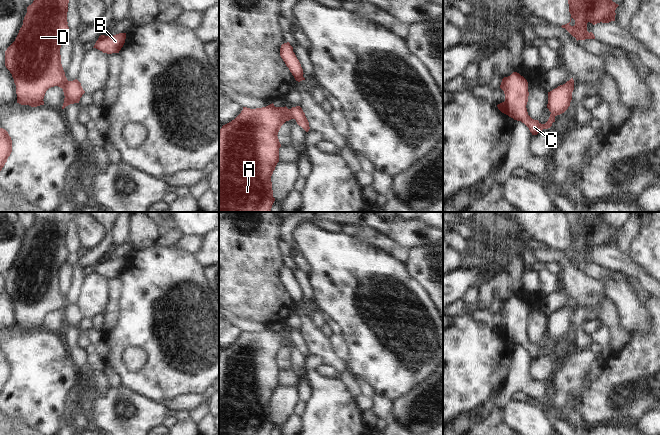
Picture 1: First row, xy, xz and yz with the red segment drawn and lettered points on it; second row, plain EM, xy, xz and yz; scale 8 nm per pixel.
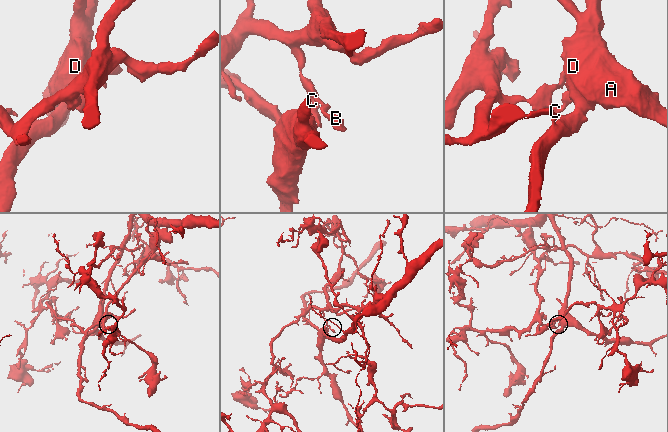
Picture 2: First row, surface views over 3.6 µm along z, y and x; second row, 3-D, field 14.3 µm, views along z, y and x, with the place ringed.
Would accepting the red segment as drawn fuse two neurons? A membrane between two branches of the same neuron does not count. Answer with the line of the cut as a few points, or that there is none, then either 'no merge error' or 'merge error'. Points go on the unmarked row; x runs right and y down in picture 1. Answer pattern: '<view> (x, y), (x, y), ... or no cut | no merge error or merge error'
xz (288, 333), (292, 342) | merge error

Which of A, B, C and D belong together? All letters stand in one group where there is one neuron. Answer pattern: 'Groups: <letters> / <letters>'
Groups: A D / B C

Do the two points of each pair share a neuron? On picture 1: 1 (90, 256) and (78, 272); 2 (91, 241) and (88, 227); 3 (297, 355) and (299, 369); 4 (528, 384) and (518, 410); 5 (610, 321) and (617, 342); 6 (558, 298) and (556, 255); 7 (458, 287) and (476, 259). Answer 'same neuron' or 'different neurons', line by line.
1: different neurons
2: same neuron
3: same neuron
4: different neurons
5: same neuron
6: different neurons
7: different neurons

